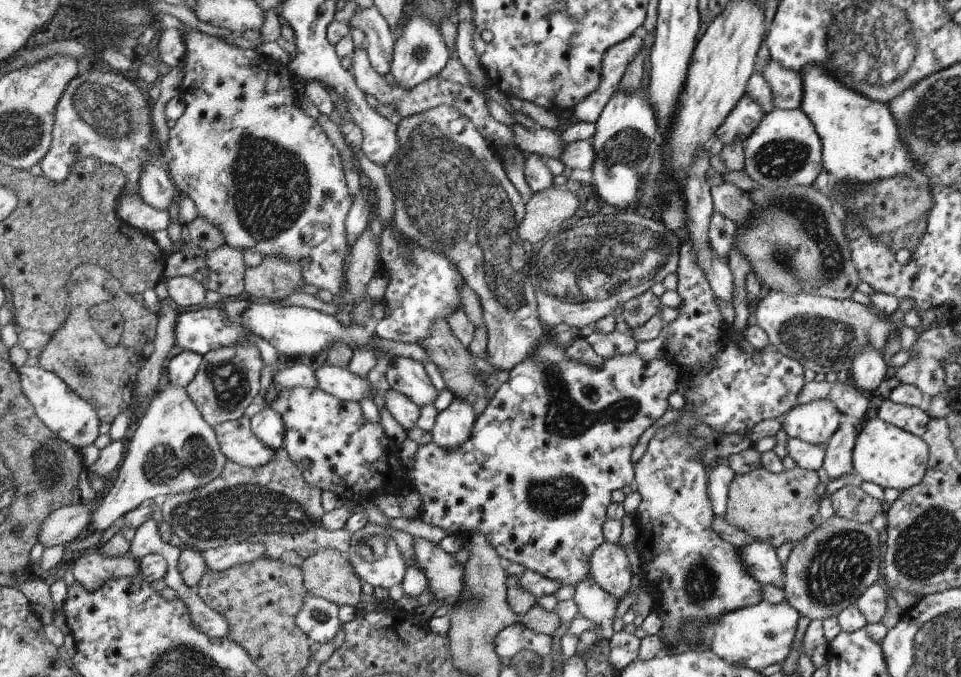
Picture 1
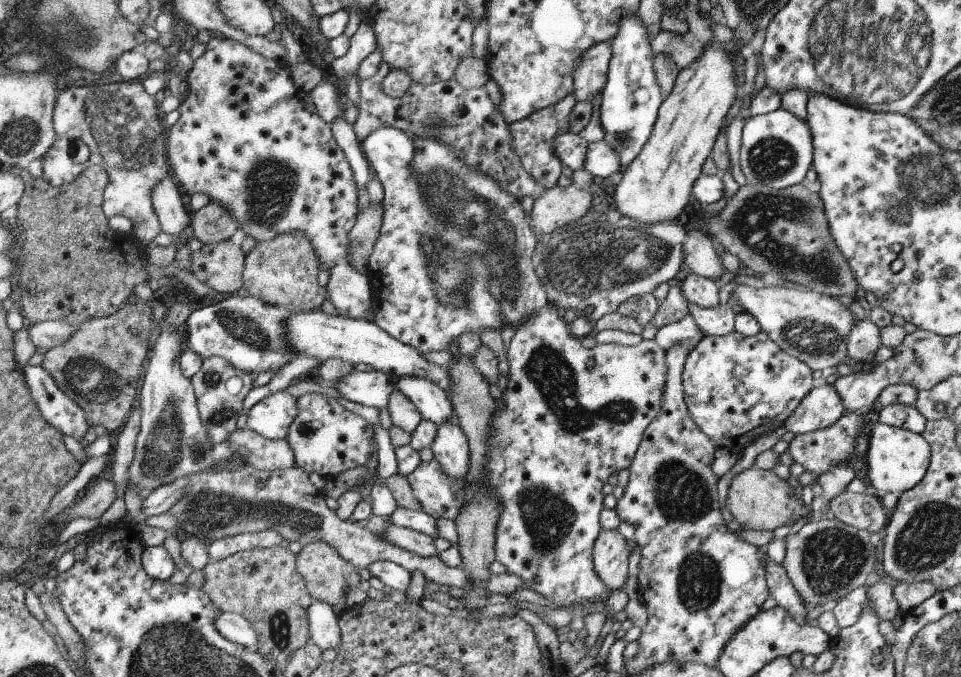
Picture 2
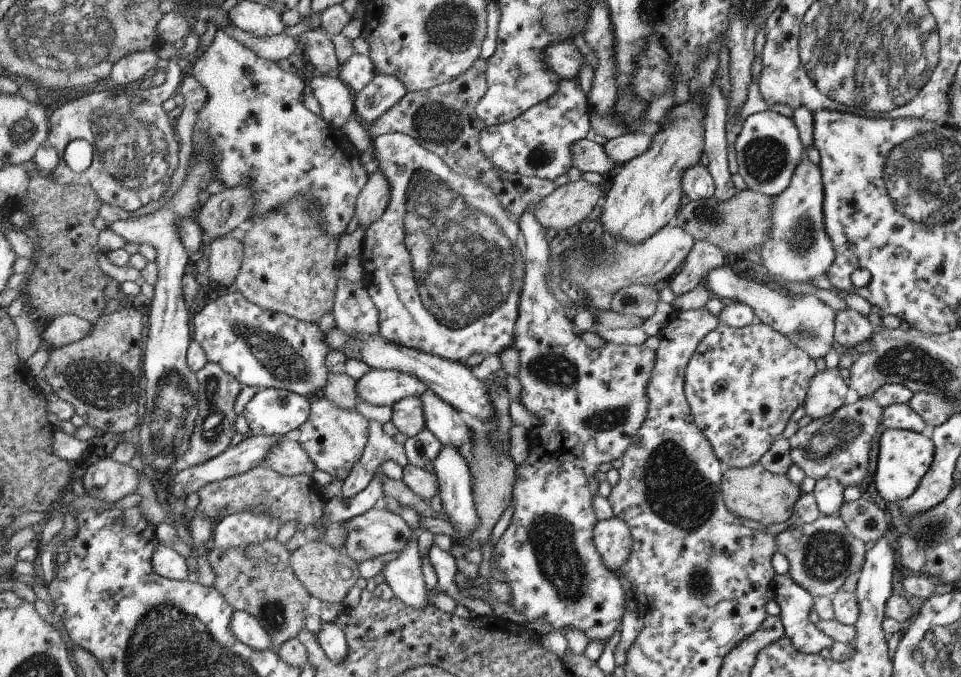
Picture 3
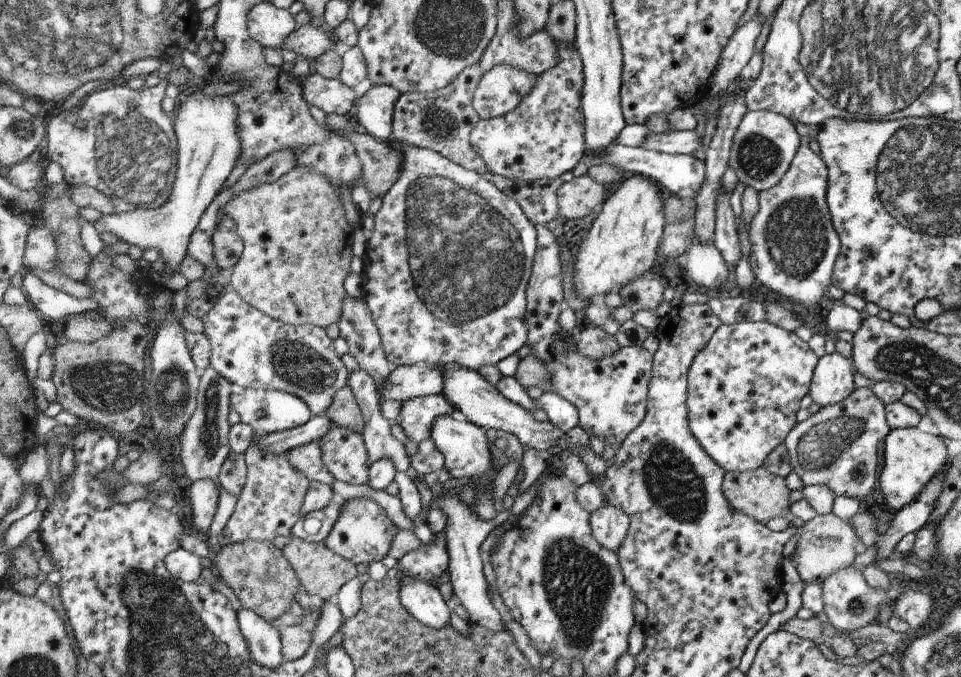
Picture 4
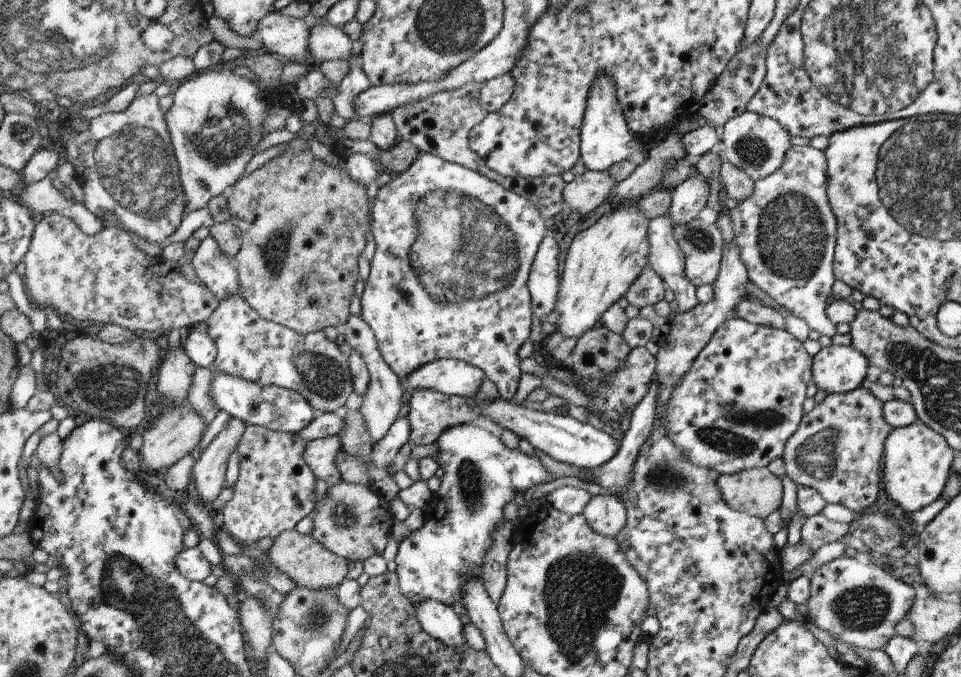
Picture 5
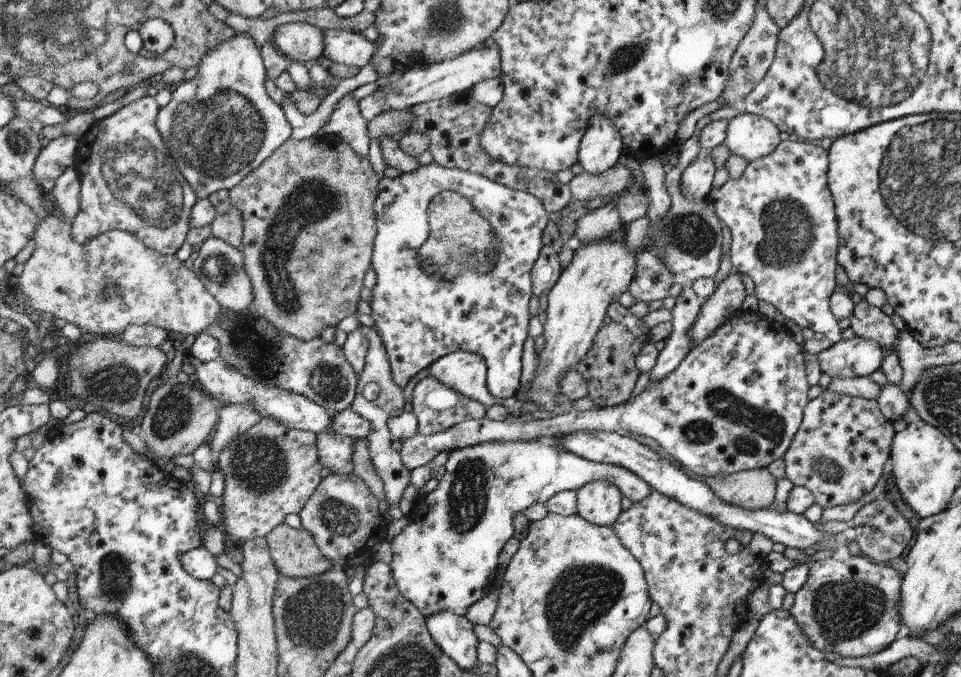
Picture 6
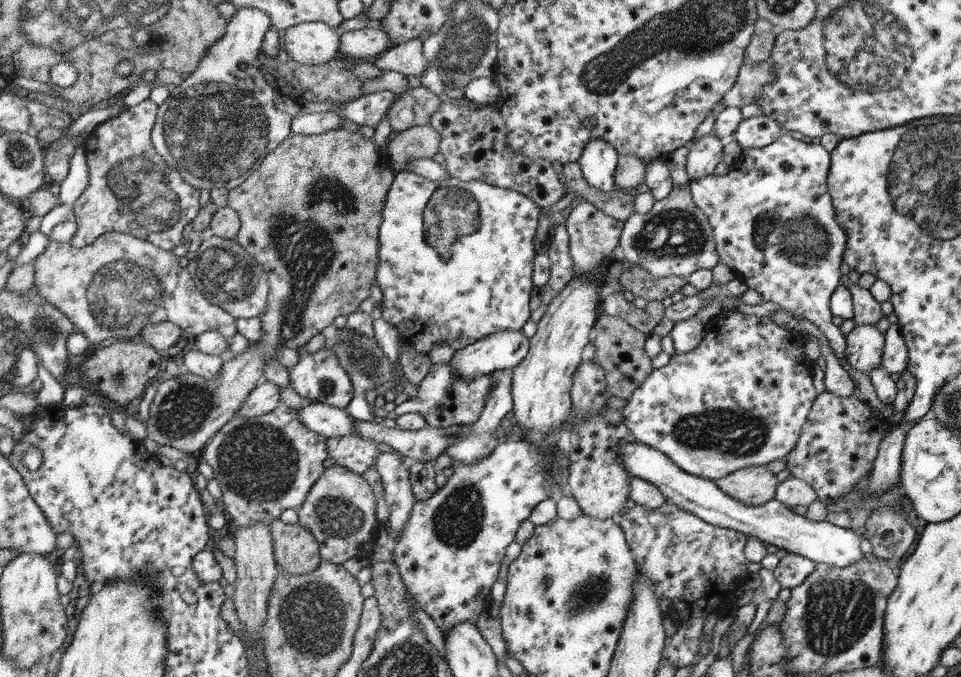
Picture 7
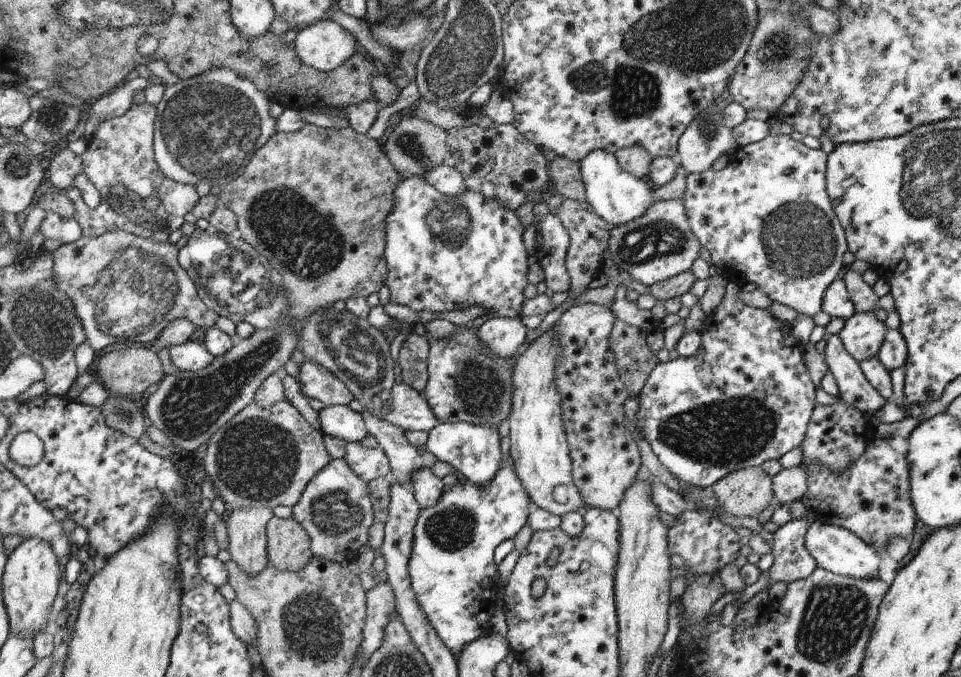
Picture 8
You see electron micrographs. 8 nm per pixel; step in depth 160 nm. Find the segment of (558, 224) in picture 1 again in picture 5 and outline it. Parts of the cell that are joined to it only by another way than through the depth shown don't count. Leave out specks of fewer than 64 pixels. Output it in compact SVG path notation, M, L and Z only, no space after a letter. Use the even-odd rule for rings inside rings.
M587 171L566 184L563 192L566 207L582 215L592 212L612 198L618 182L605 171Z

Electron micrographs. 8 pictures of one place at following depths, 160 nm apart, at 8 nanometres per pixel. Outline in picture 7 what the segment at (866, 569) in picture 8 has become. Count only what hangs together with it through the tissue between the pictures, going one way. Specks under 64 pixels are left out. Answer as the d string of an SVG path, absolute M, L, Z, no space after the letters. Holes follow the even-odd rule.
M622 439L615 452L631 477L640 477L642 480L650 481L666 496L667 502L672 502L681 509L695 513L703 521L717 527L759 538L788 553L796 553L809 558L814 563L828 563L842 568L860 560L863 556L860 549L860 536L853 529L839 527L826 520L808 519L805 515L799 515L775 498L757 507L748 506L722 492L715 481L682 470L663 452L638 441L628 442Z

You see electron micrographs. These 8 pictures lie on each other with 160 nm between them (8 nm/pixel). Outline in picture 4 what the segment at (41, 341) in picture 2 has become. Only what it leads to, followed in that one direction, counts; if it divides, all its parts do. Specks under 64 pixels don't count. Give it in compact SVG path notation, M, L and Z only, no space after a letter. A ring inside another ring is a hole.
M83 314L66 319L63 340L92 343L106 338L114 328L114 323L104 317L98 320L86 320Z

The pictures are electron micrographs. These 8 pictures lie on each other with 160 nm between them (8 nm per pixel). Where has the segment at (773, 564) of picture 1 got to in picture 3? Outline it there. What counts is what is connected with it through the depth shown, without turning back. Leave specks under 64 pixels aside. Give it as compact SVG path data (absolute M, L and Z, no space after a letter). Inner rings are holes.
M787 573L775 574L771 582L774 600L781 608L785 636L792 646L807 655L818 654L826 641L823 632L808 619L814 606L814 597L792 580Z

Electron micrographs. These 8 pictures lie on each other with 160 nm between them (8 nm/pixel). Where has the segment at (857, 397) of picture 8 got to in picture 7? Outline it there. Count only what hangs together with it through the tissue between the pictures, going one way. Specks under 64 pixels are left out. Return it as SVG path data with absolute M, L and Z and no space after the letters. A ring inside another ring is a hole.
M784 132L776 142L764 148L742 152L727 174L712 174L688 183L693 203L712 225L719 260L724 261L747 284L748 289L761 294L764 301L778 304L794 317L812 323L827 338L840 361L846 361L845 335L832 322L829 305L830 297L843 275L840 266L847 241L844 229L836 222L835 208L828 192L830 163L831 153L822 145L807 144L798 135Z

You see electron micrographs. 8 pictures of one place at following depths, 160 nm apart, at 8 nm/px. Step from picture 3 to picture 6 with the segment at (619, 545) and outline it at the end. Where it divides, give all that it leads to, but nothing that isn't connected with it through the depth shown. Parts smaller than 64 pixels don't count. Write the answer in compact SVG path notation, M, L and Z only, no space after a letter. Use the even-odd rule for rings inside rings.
M592 481L577 491L577 514L584 520L601 527L612 527L623 510L620 505L623 493L618 486L608 481Z

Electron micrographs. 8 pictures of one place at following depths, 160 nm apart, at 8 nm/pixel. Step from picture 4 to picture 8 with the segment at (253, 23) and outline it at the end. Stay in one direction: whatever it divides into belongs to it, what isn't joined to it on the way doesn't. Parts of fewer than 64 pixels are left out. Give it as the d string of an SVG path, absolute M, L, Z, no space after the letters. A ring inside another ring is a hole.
M322 20L300 28L294 42L294 50L302 63L319 71L330 71L350 60L358 48L358 40L352 38L336 22Z

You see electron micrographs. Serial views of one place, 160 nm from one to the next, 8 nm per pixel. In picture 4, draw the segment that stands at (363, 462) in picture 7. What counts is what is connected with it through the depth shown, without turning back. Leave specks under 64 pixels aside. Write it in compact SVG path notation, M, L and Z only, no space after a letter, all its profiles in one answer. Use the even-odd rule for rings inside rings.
M315 441L287 452L288 462L303 476L312 482L320 482L332 485L335 482L334 476L326 468L323 462L322 448L320 442Z

